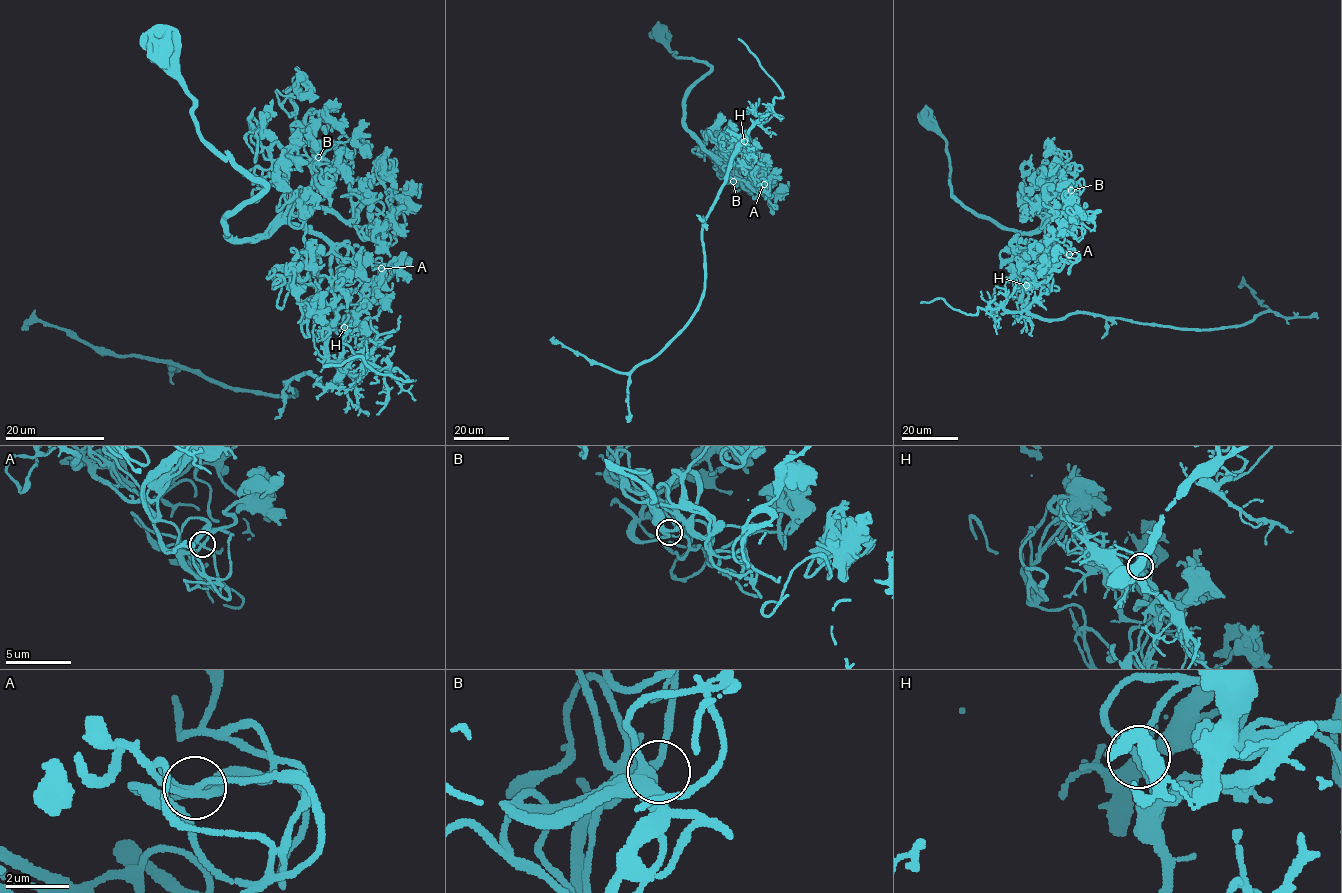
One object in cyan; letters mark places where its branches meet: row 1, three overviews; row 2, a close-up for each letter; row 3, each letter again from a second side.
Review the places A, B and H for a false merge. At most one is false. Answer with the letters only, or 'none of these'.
H

